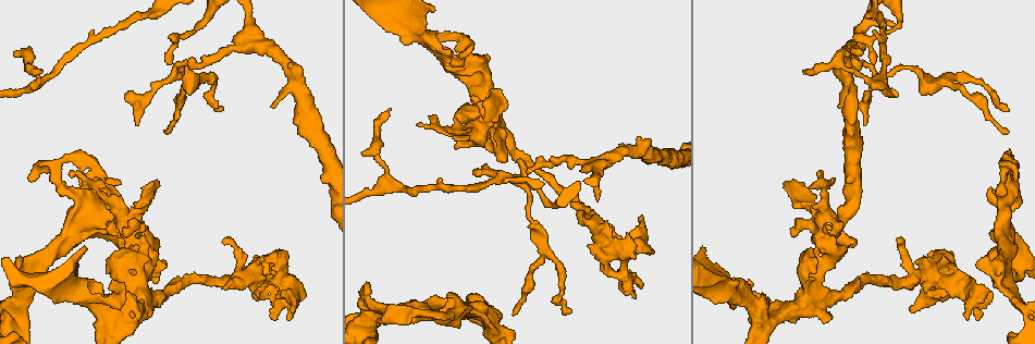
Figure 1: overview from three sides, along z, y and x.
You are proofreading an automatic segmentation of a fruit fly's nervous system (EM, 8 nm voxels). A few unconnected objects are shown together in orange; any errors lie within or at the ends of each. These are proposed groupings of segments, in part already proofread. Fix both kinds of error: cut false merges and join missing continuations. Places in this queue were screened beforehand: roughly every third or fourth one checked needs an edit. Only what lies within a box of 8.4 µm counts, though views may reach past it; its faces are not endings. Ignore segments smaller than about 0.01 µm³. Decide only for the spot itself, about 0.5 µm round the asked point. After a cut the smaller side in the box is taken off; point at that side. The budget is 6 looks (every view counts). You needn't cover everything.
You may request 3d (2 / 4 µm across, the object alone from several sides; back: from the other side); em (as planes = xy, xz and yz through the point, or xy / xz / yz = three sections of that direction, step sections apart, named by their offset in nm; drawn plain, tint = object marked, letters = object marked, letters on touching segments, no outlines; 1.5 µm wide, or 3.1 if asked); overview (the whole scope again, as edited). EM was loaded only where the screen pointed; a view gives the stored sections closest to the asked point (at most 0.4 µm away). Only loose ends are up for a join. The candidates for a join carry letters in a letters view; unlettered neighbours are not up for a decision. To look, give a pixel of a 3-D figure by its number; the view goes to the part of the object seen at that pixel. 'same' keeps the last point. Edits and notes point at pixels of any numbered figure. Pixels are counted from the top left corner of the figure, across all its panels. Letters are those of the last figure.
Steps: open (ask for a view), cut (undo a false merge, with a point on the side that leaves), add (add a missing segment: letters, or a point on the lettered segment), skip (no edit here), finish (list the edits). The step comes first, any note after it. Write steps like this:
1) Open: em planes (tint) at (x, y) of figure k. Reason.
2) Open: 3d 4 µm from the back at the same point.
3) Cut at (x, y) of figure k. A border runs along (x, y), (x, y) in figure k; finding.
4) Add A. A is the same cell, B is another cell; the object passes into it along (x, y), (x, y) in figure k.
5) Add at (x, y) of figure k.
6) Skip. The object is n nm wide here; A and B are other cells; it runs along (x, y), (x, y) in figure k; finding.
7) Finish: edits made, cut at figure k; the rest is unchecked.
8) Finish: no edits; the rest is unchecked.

Open: 3d 4 µm at (948, 80) of figure 1. A fork.

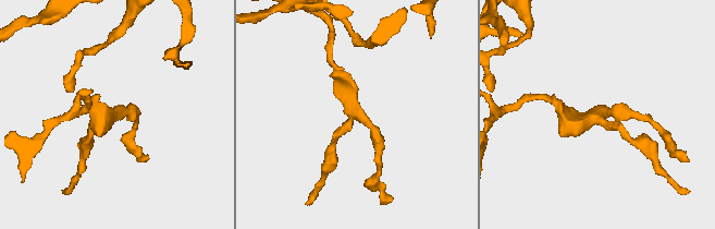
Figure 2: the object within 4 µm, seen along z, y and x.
Open: em xz step 4 (plain) at (350, 113) of figure 2. 3 arms meet here.

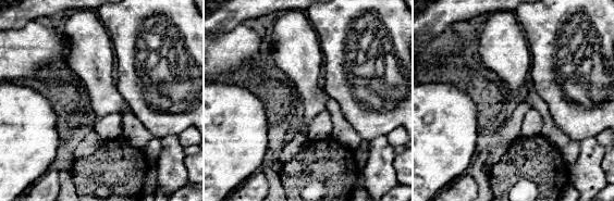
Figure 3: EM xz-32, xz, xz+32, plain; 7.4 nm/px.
Open: em xz step 4 (letters) at the same point. See the neighbours.

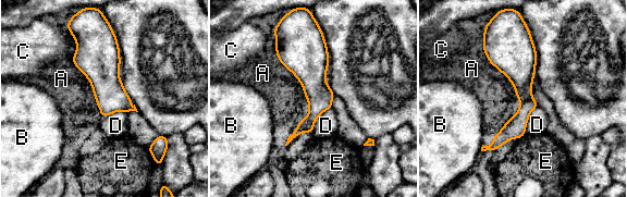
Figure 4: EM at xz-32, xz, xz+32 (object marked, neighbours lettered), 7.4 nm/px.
Skip. A, B, C, D and E are other cells; a border runs along (70, 32), (76, 47), (75, 65) in figure 4; one neuron here.

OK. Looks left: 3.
Open: em xy step 8 (letters) at (855, 244) of figure 1. An open end.

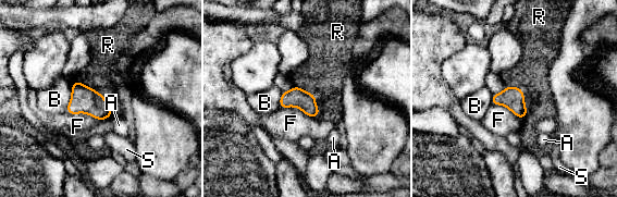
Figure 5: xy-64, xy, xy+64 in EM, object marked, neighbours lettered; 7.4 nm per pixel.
Open: em planes (letters) at the same point. Cut it another way.

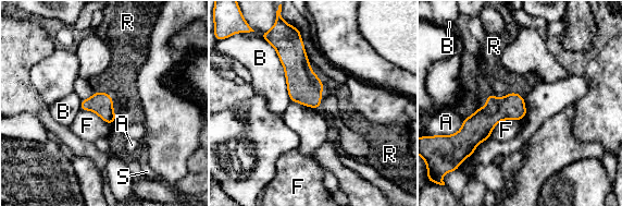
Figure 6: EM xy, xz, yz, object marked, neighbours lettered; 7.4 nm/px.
Skip. The object is 160 nm wide here; A, B, F, R and S are other cells; a border runs along (521, 118), (501, 119), (489, 136) in figure 6; no lettered segment goes on from it.

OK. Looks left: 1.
Finish: no edits; the rest is unchecked.

